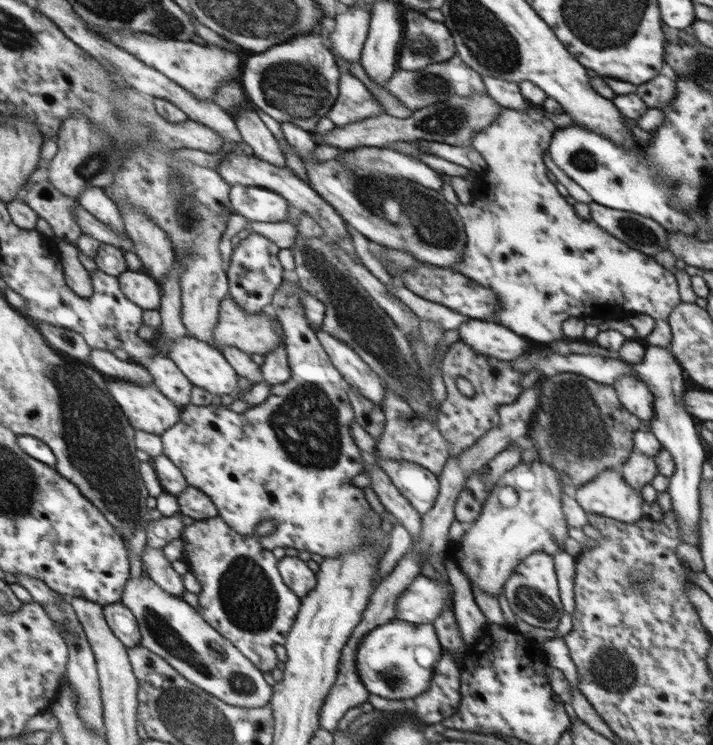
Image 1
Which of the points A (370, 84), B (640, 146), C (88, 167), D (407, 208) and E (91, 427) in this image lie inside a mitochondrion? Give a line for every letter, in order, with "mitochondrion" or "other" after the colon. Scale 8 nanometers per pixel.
A: other
B: other
C: mitochondrion
D: mitochondrion
E: mitochondrion

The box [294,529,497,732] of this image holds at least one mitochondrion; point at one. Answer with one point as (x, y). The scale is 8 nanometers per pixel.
(393, 677)

